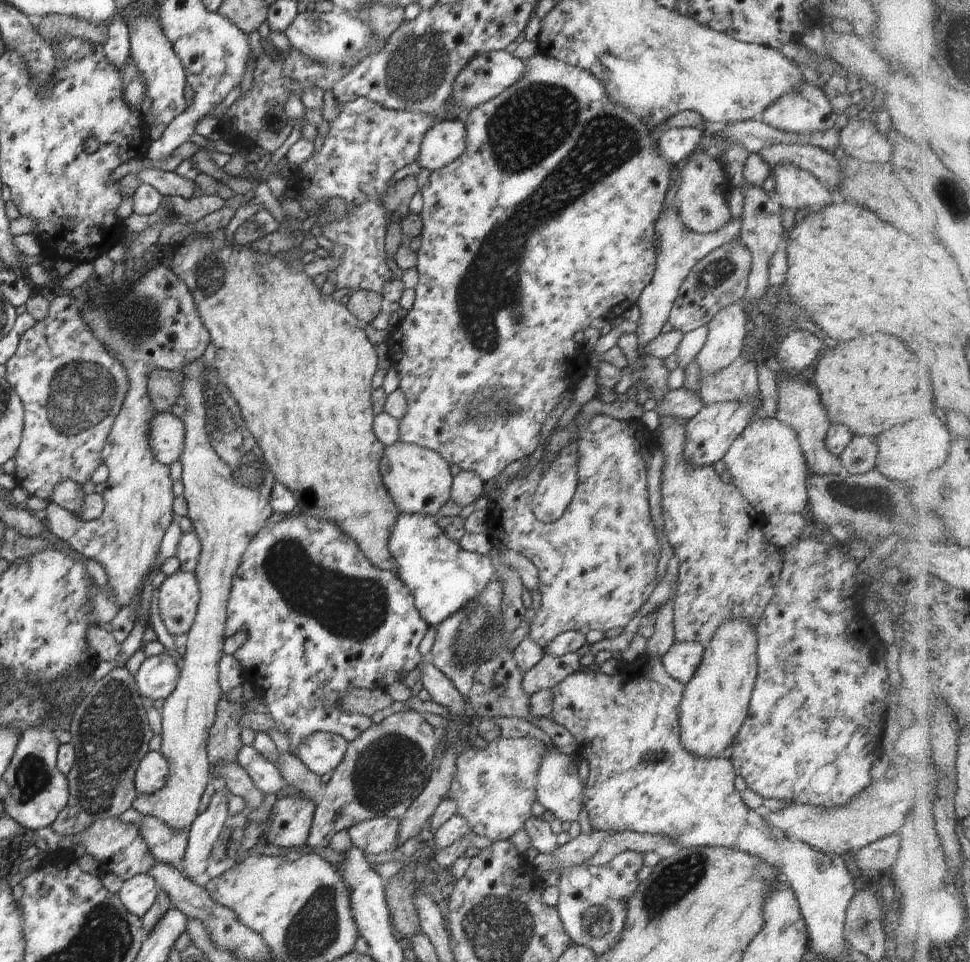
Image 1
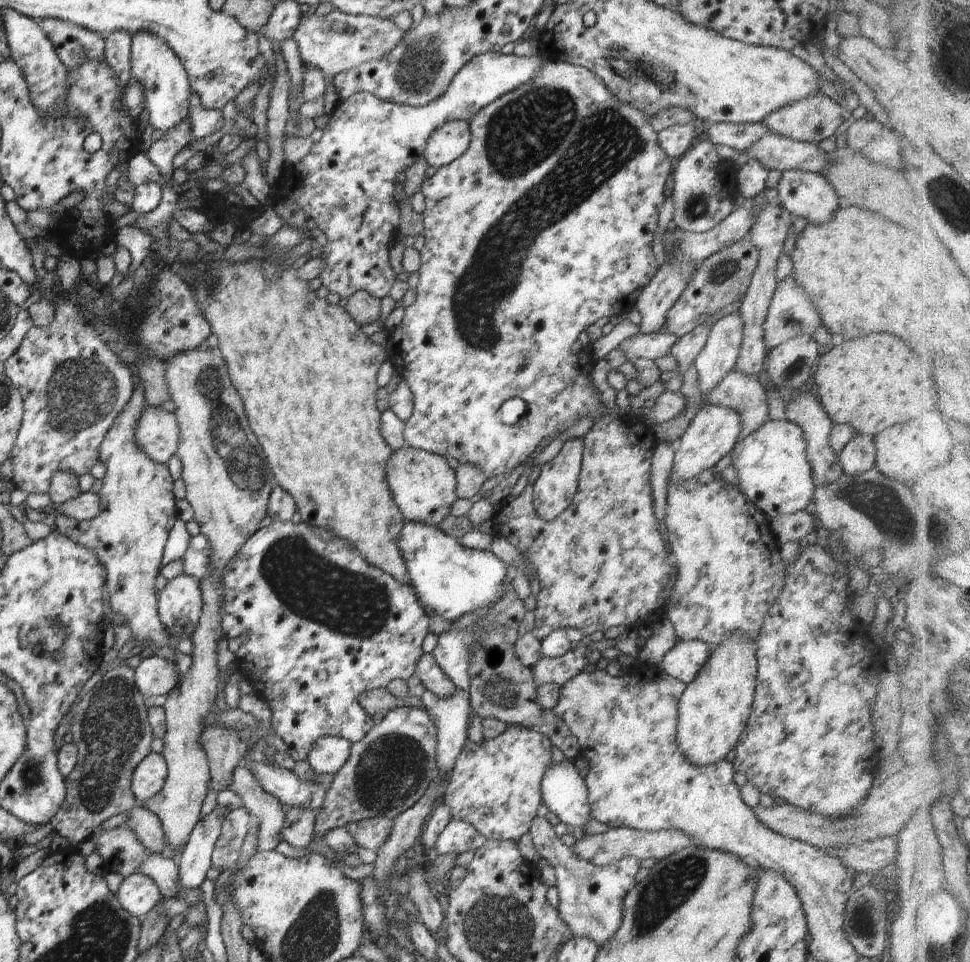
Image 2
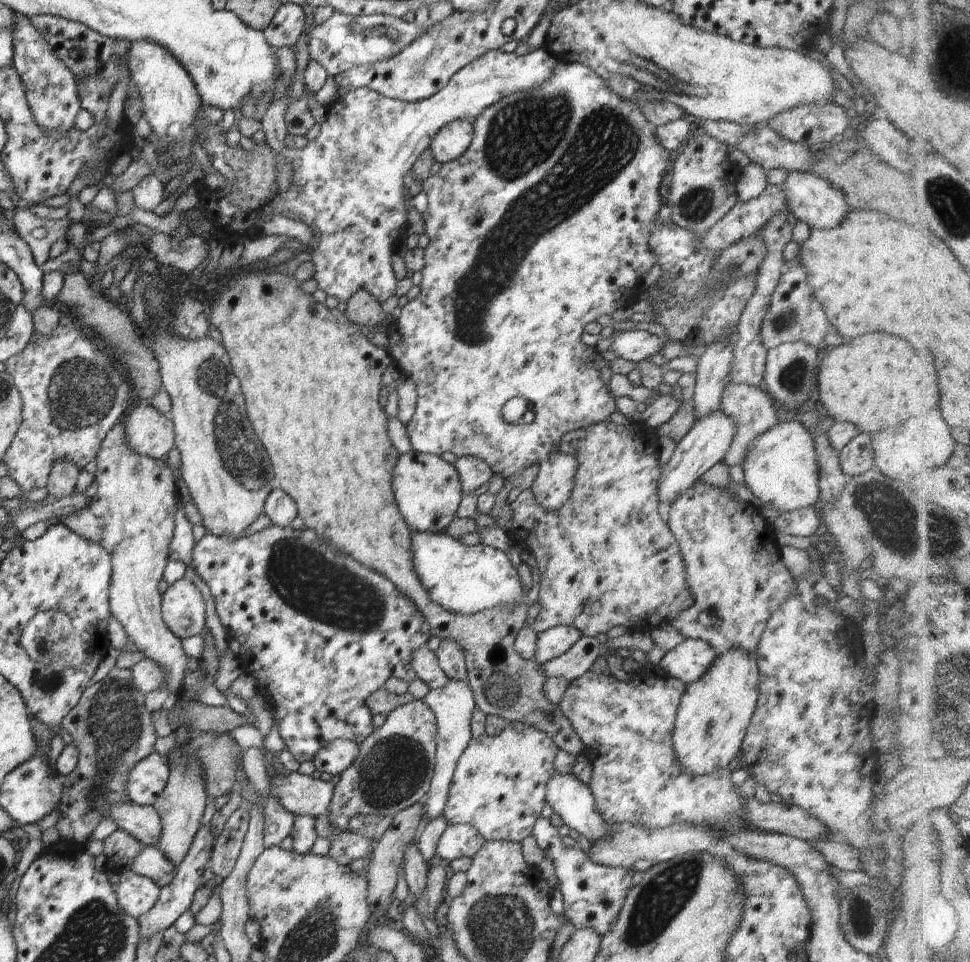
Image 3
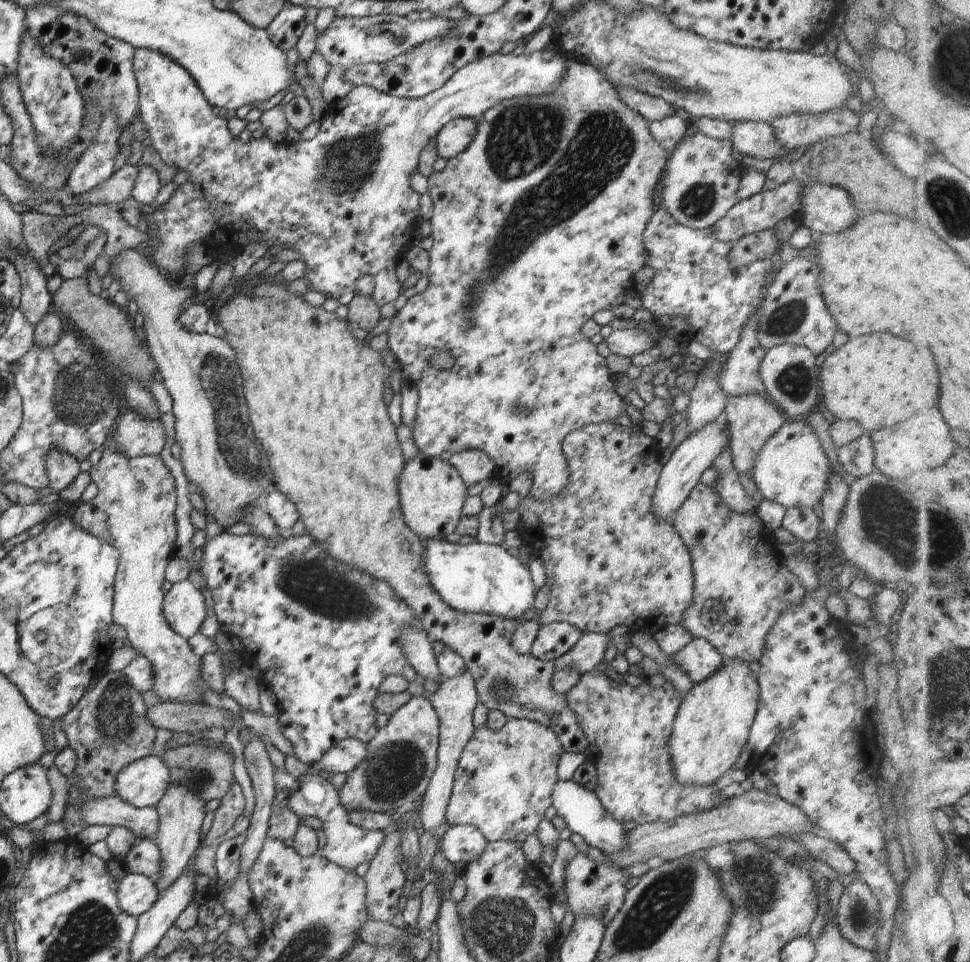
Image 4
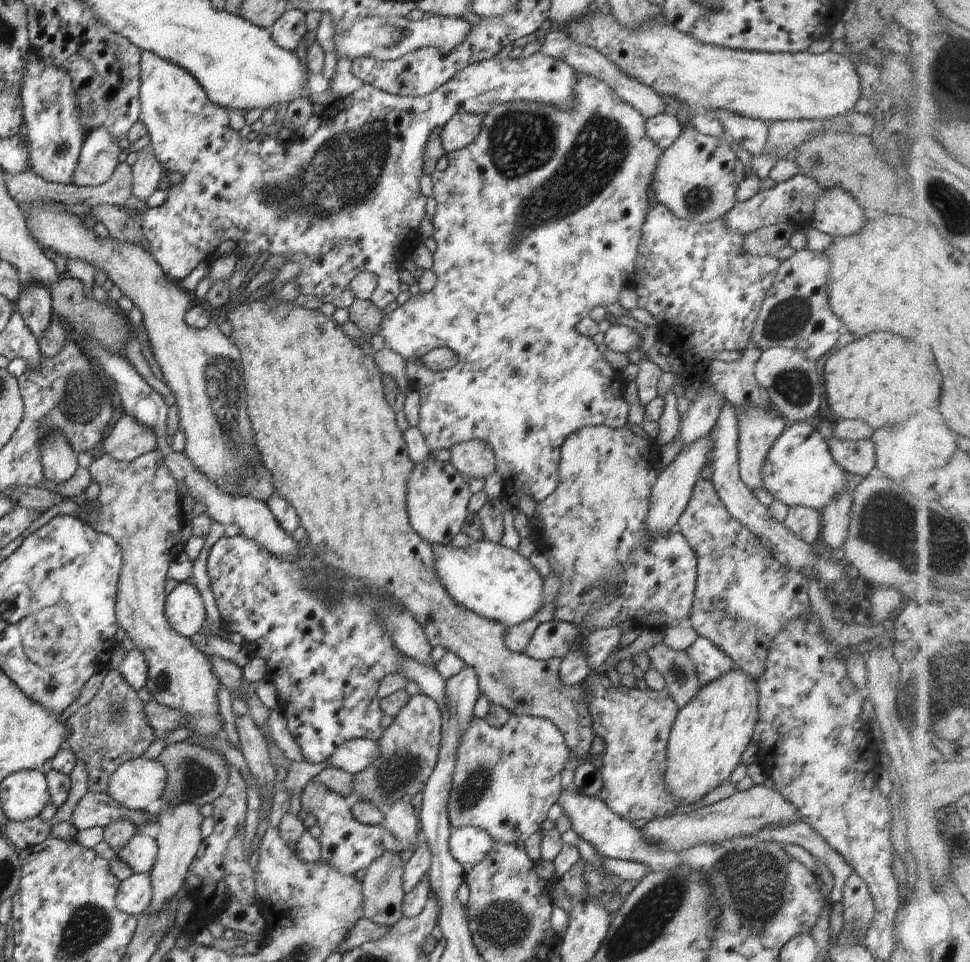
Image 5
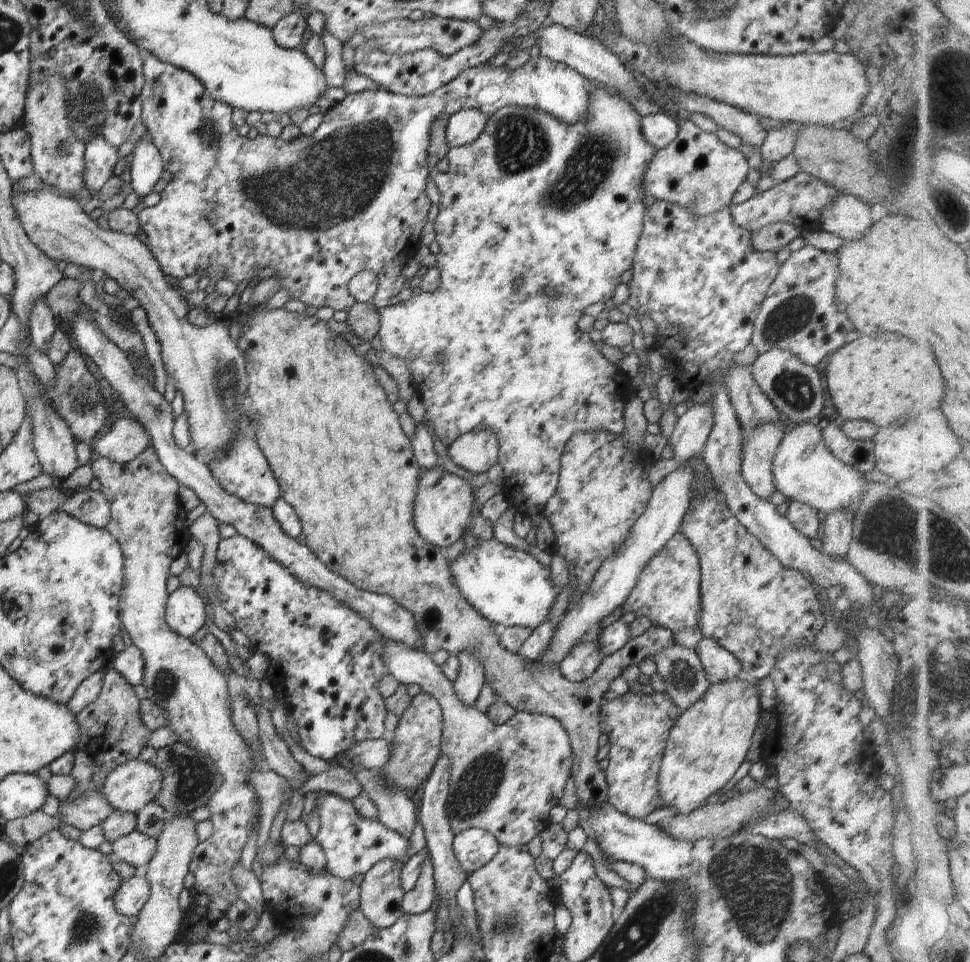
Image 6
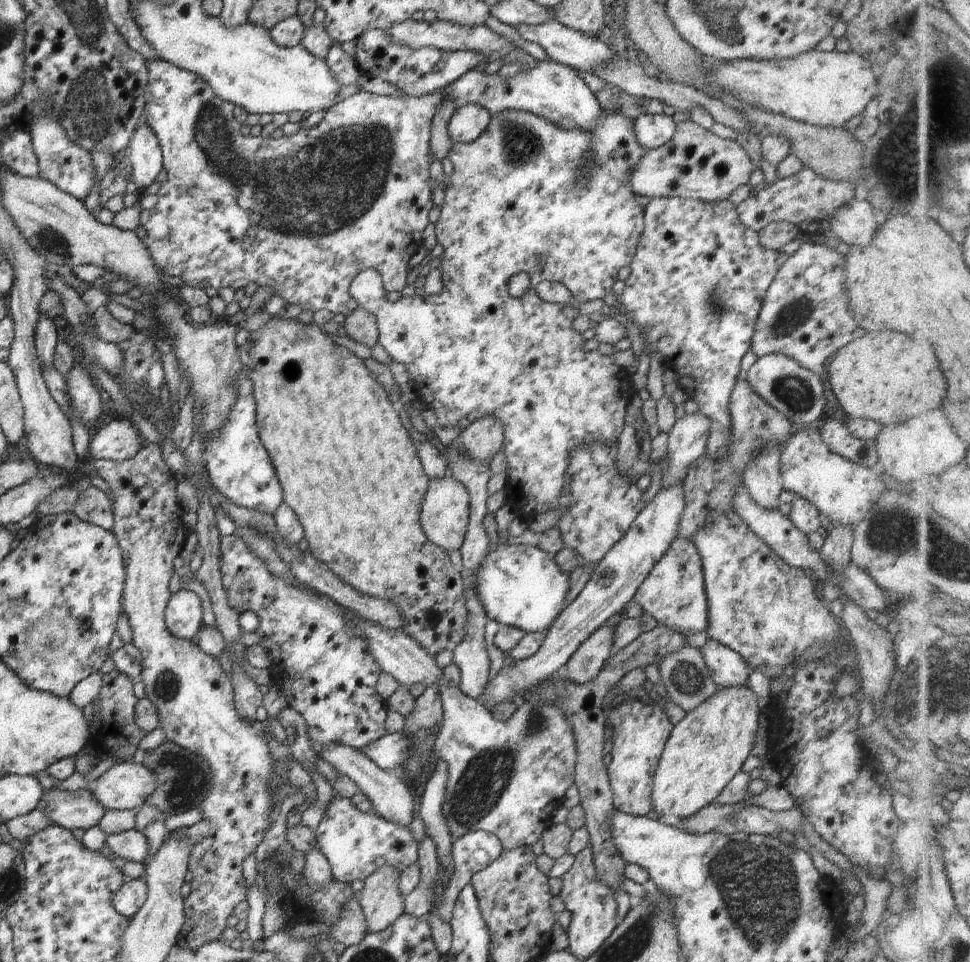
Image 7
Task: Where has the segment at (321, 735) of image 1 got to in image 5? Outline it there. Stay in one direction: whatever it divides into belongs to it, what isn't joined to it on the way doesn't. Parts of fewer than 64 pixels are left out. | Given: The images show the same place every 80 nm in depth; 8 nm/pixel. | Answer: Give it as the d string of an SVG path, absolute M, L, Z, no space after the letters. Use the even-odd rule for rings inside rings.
M369 739L348 740L326 761L329 766L356 775L380 756L378 742Z

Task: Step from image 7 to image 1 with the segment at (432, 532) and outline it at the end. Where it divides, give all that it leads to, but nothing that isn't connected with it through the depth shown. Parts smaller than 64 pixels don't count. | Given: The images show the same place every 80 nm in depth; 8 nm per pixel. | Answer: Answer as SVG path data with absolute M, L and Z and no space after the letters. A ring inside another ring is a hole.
M398 440L384 447L379 461L382 482L400 513L424 513L439 518L441 506L450 500L454 476L451 466L437 452Z

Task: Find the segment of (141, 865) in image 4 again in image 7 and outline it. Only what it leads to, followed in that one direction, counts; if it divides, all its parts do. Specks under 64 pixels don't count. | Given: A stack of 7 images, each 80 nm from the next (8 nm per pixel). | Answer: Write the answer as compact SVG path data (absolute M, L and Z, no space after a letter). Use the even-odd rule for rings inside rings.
M135 829L108 834L106 844L112 849L112 855L128 861L145 863L148 856L148 840Z

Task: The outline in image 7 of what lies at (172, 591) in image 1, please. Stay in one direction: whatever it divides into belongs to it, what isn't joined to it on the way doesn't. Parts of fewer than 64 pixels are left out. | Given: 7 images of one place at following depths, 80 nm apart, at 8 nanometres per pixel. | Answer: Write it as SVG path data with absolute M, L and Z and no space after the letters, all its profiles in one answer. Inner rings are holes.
M188 590L172 594L164 616L167 630L178 639L191 640L203 626L200 598Z

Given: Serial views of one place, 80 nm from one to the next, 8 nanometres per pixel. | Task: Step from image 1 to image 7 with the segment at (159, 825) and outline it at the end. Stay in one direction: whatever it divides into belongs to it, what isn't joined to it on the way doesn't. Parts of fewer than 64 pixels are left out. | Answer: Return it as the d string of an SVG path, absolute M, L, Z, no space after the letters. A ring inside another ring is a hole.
M55 787L46 790L40 809L50 822L70 831L93 828L106 813L87 789L66 792Z

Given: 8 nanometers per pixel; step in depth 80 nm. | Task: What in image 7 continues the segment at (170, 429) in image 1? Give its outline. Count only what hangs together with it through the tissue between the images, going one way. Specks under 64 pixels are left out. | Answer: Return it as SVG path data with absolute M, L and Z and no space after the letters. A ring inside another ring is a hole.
M124 418L105 420L90 442L88 454L100 459L123 462L134 458L142 448L140 432Z

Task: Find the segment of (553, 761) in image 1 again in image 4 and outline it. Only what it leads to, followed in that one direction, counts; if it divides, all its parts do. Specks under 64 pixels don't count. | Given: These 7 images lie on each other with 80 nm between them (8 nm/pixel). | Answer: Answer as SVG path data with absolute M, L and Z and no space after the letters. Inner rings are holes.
M572 779L558 781L551 792L551 804L557 810L558 816L566 821L567 827L572 832L577 832L585 839L588 845L598 848L604 854L612 854L627 845L627 832L603 806L598 797L584 786Z

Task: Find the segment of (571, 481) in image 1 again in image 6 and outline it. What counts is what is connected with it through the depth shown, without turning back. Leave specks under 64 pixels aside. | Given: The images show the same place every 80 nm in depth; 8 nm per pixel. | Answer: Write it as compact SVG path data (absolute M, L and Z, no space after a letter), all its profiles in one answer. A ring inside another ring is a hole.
M586 80L586 86L588 89L588 98L590 98L590 114L588 116L584 116L584 120L580 120L580 122L576 122L576 124L564 124L564 122L560 122L560 120L556 120L554 116L550 116L550 114L544 114L542 110L530 110L530 108L520 108L520 107L510 107L505 106L504 108L500 108L496 113L493 113L488 117L488 122L486 122L486 128L484 132L480 134L480 137L473 141L471 144L465 146L458 146L449 150L446 156L446 160L450 163L450 170L448 172L440 172L438 168L432 168L429 172L429 177L434 184L438 187L440 193L440 203L438 216L436 216L436 220L434 221L434 229L436 231L436 241L440 245L440 252L435 255L437 264L435 268L440 270L440 287L431 293L422 293L419 296L412 295L410 300L406 300L406 302L401 301L396 306L388 306L377 309L378 315L380 316L380 331L378 332L378 338L382 342L382 348L388 354L392 356L396 356L396 358L400 358L400 360L404 360L407 364L407 368L410 370L410 375L412 376L412 381L416 384L416 388L418 388L418 392L420 392L421 402L424 408L426 408L425 412L425 421L428 422L428 426L434 426L434 434L440 438L440 444L445 446L446 448L456 440L456 438L460 438L462 434L466 434L466 432L480 432L480 428L482 430L490 430L490 432L494 432L496 434L496 440L499 443L499 456L497 463L500 464L500 468L504 470L504 475L512 474L510 478L506 478L503 480L502 485L502 493L512 502L518 502L518 504L524 504L524 506L536 507L541 509L544 507L544 504L548 503L548 500L556 494L556 490L559 487L560 482L560 466L561 466L561 457L564 452L564 446L568 444L568 440L571 440L574 434L580 434L580 432L610 432L614 434L621 434L624 432L624 410L626 409L627 400L630 397L630 394L633 391L633 386L631 382L626 376L622 373L620 369L617 368L616 365L612 364L612 362L608 362L604 356L601 356L601 353L596 348L593 341L590 339L590 336L586 333L581 332L577 329L577 323L580 318L583 316L584 310L586 310L587 306L592 306L597 302L605 303L606 300L609 300L615 293L616 286L620 283L620 276L622 276L623 272L633 267L633 259L636 253L637 244L639 242L640 236L642 236L643 232L643 219L645 216L645 207L642 203L642 199L644 197L644 192L642 191L642 180L644 180L644 172L646 172L646 166L648 166L648 162L650 158L654 156L655 149L652 148L646 140L644 140L644 136L640 132L640 118L641 116L638 112L633 108L633 106L622 98L618 96L612 96L612 94L608 94L606 90L602 88L591 88L590 82ZM516 280L522 280L522 284L514 290L514 284L516 284ZM546 290L556 290L556 292L560 292L558 296L546 296L546 294L542 294L542 292L546 292ZM438 358L442 358L444 362L438 362Z

